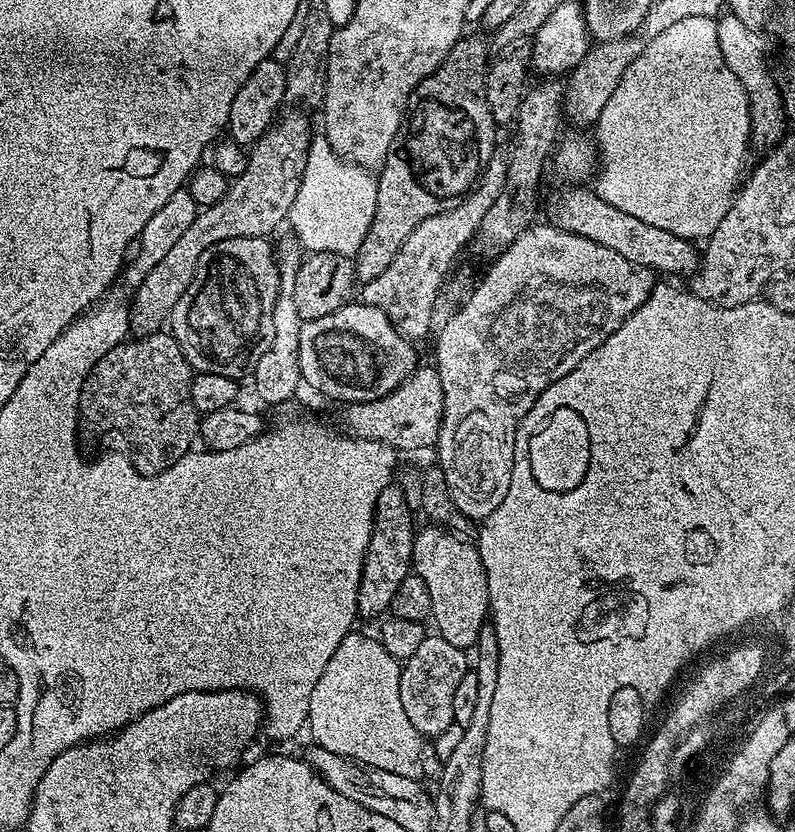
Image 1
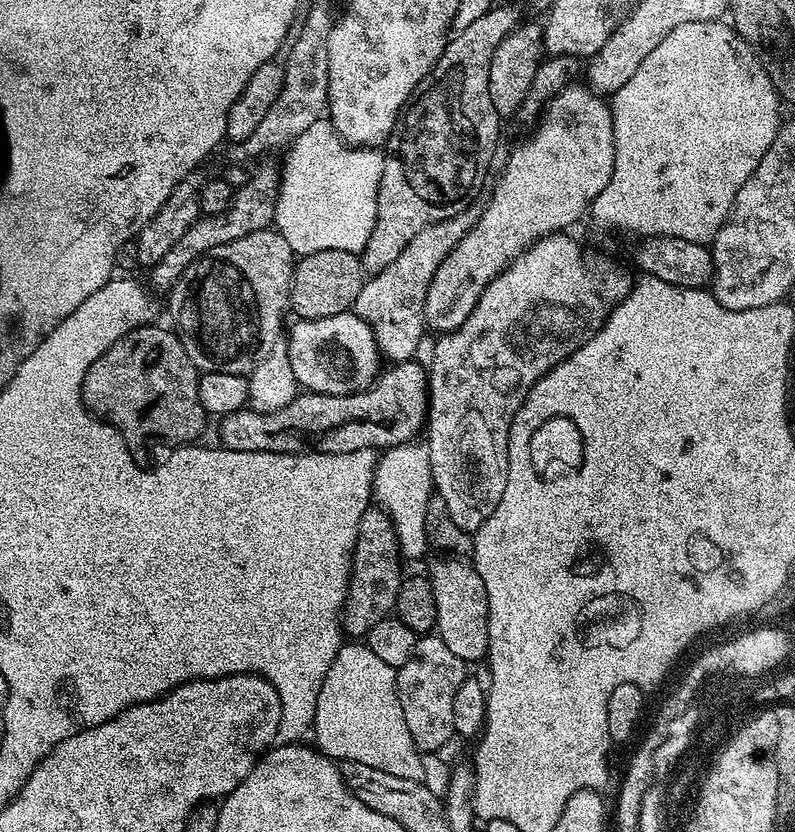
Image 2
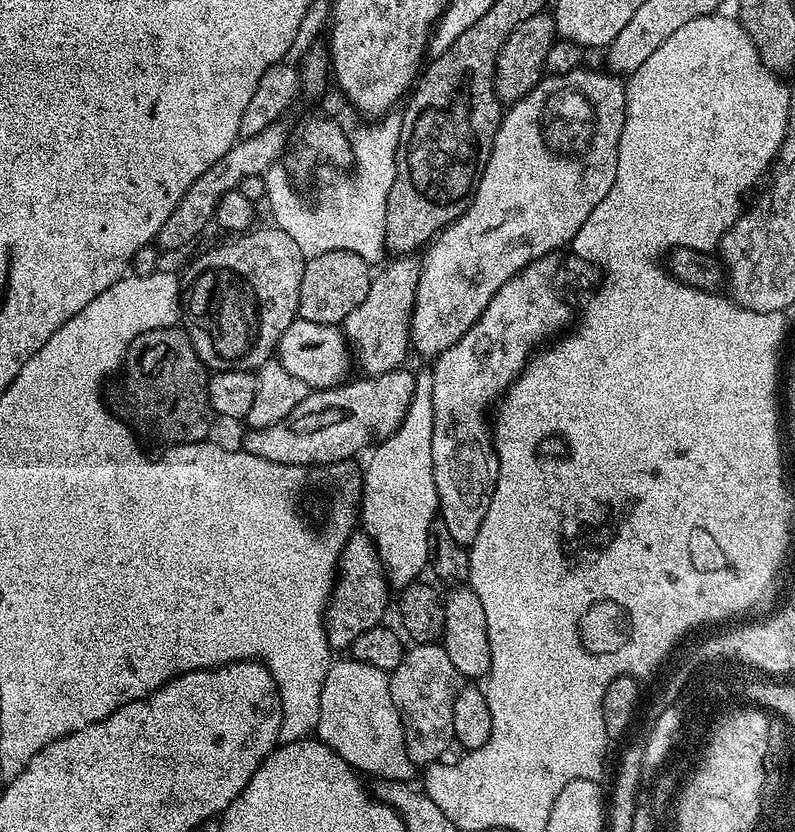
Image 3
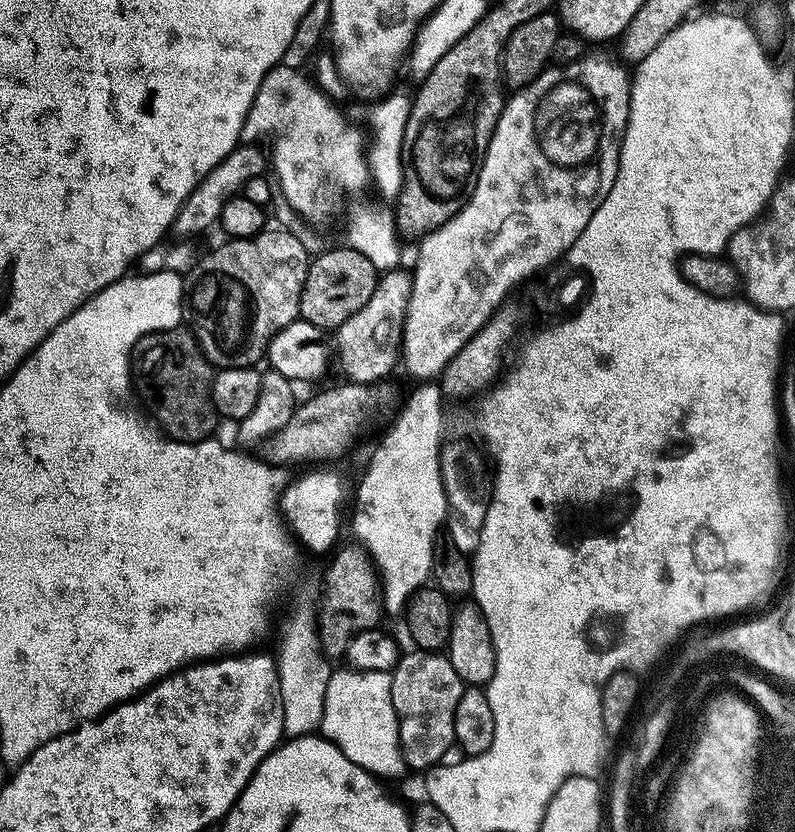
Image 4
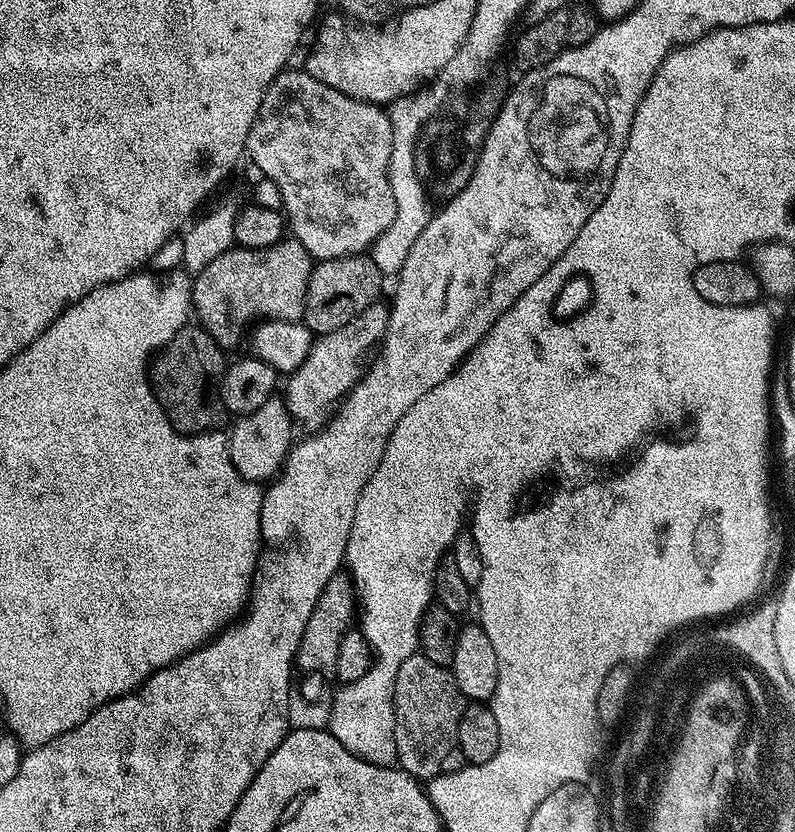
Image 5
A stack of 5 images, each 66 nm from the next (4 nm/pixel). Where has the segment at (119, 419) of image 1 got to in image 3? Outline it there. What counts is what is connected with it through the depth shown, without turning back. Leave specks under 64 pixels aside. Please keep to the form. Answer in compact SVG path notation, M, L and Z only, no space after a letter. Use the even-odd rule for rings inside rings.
M183 327L146 330L130 342L124 356L124 388L136 412L169 445L199 444L212 432L214 413L208 397L210 369L203 364Z

